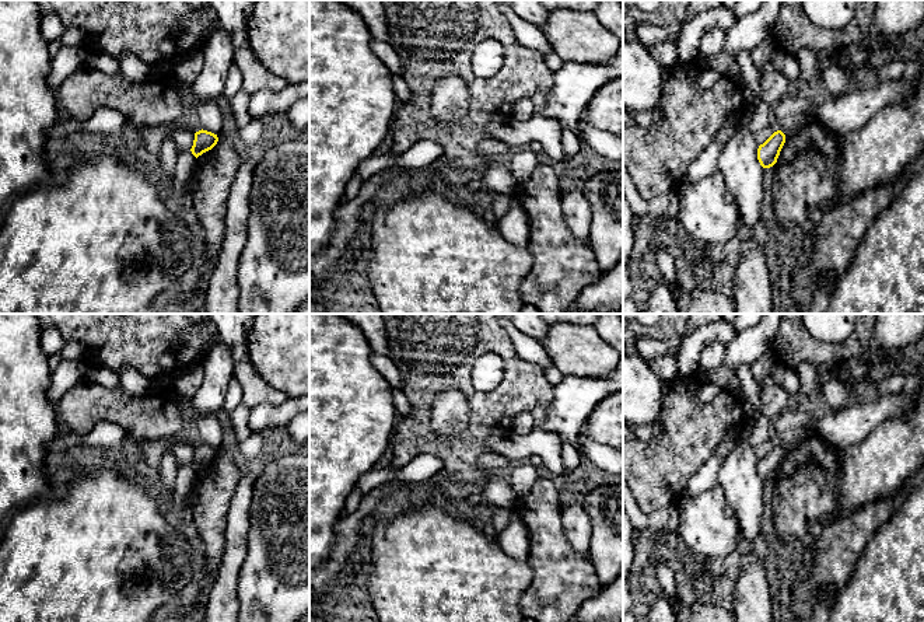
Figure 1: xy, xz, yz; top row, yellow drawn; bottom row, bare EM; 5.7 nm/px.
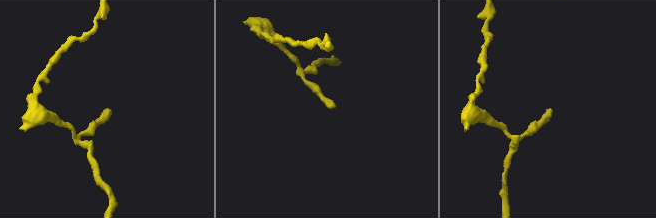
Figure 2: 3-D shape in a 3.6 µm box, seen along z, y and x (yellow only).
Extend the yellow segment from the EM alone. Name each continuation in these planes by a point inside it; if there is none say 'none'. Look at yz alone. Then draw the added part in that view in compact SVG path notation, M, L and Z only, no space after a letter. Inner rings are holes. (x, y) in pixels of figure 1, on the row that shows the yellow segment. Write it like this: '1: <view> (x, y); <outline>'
none

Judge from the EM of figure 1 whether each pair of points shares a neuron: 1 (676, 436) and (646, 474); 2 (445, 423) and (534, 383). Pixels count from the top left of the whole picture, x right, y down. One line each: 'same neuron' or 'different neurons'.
1: same neuron
2: different neurons

